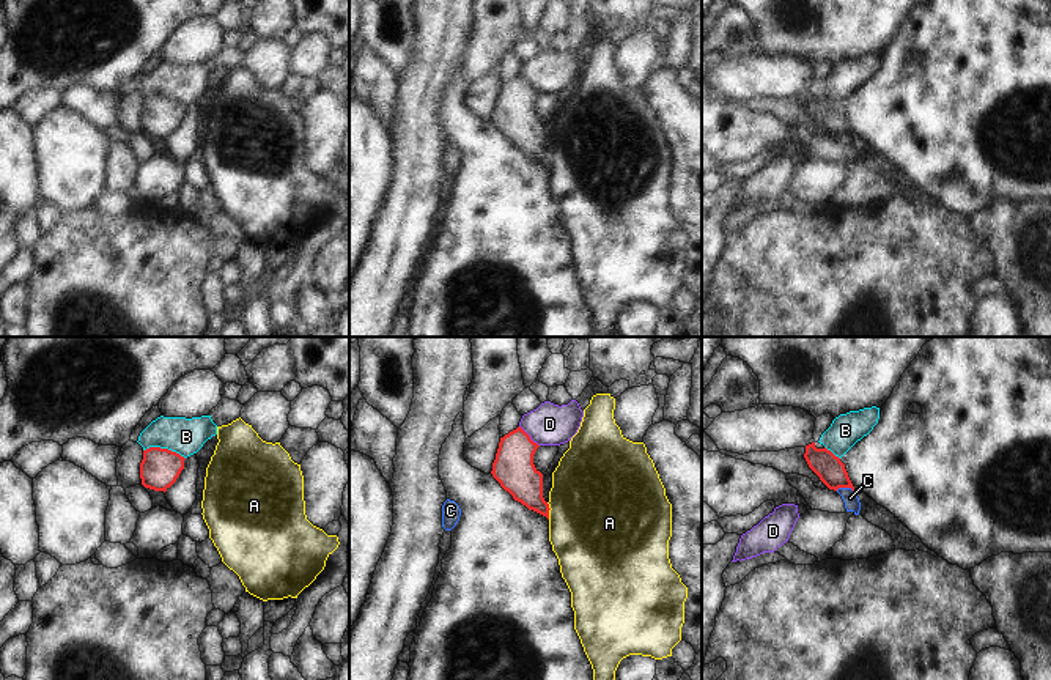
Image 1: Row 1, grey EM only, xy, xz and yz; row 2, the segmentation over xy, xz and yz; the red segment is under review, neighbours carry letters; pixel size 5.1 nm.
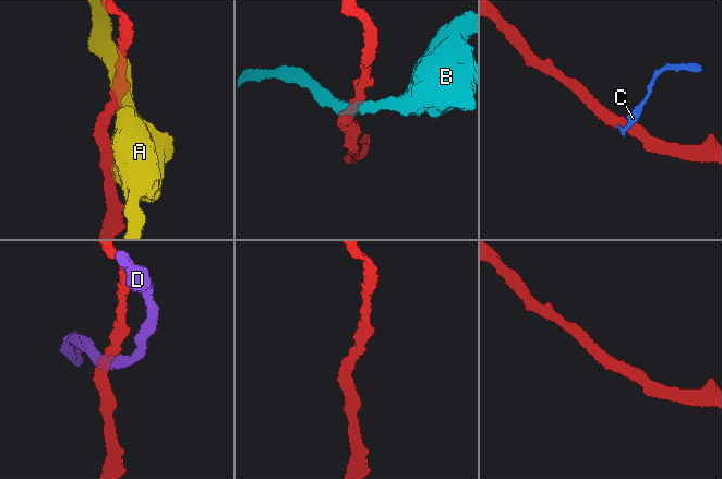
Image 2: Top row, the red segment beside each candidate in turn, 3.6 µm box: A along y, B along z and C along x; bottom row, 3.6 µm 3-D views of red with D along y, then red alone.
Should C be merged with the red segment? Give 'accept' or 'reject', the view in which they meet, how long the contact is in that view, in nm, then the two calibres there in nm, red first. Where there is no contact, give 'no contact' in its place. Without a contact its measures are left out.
reject; meets red in yz; contact 100 nm long; 140 nm thick on the red side, 80 nm on the other

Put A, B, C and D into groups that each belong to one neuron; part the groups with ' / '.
A / B / C / D

